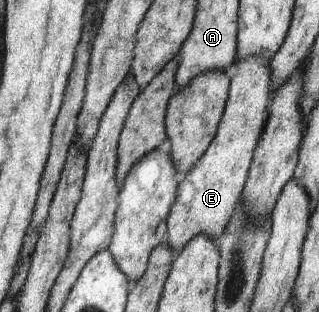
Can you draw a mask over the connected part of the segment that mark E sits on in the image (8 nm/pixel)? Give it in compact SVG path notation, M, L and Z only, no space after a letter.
M247 56L233 64L229 72L227 100L215 136L190 172L178 182L175 202L166 217L165 244L174 256L181 253L195 236L205 236L215 242L223 234L247 180L252 154L266 121L271 74L267 63L259 56Z

